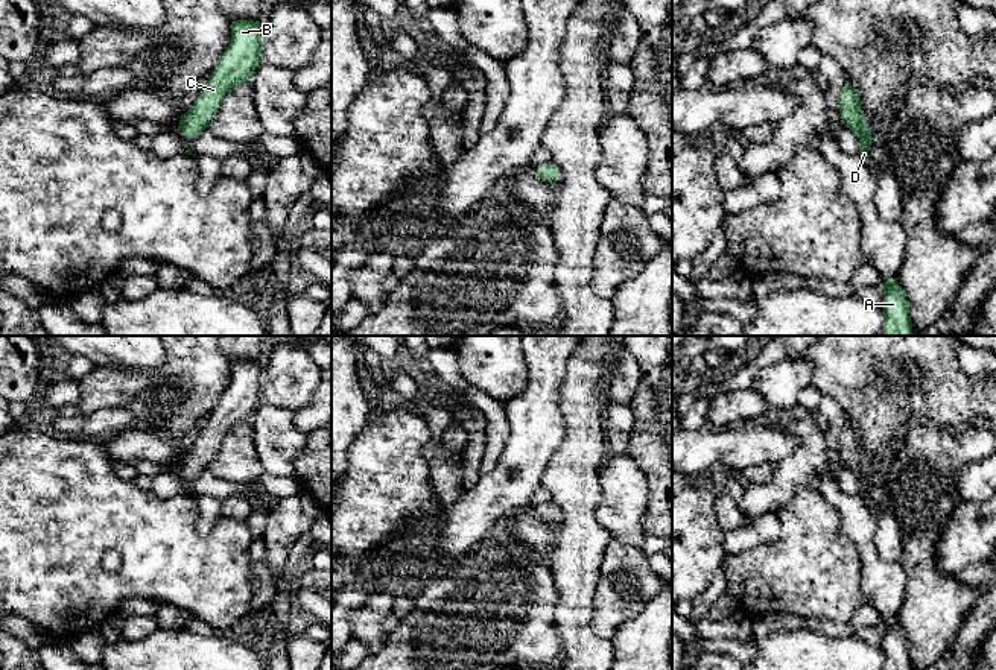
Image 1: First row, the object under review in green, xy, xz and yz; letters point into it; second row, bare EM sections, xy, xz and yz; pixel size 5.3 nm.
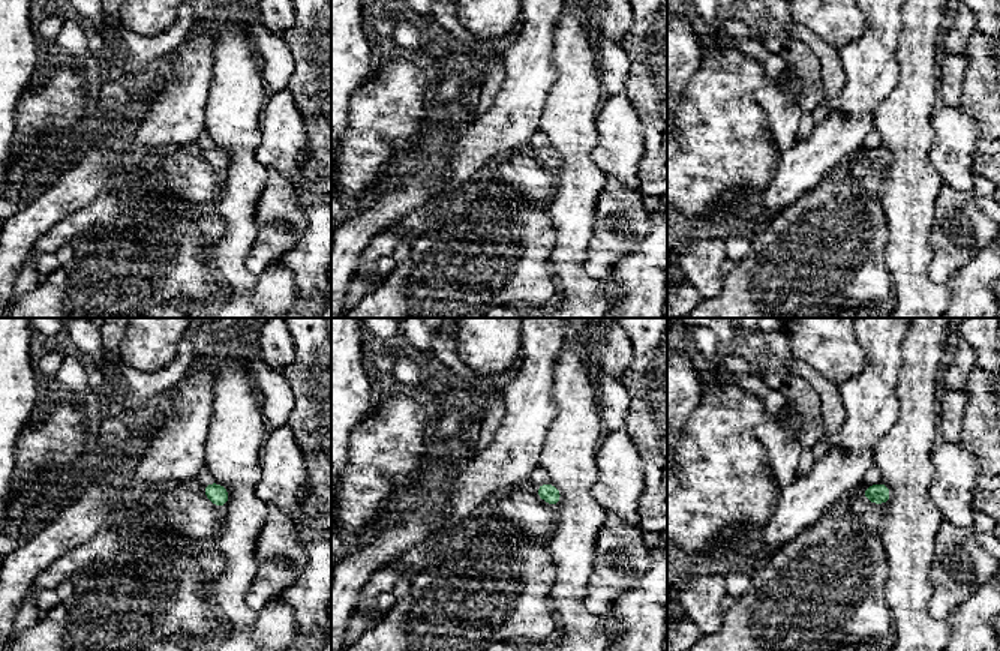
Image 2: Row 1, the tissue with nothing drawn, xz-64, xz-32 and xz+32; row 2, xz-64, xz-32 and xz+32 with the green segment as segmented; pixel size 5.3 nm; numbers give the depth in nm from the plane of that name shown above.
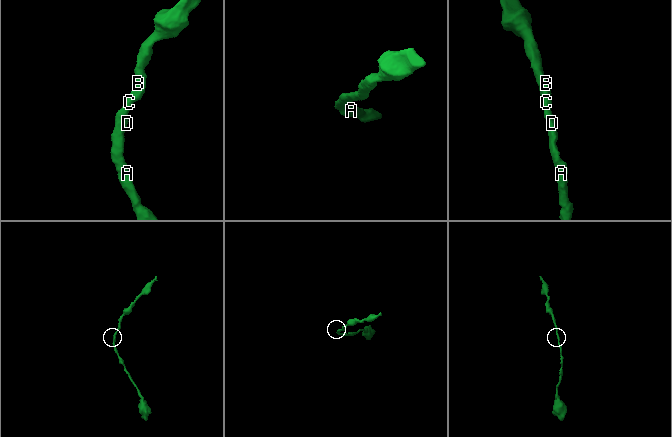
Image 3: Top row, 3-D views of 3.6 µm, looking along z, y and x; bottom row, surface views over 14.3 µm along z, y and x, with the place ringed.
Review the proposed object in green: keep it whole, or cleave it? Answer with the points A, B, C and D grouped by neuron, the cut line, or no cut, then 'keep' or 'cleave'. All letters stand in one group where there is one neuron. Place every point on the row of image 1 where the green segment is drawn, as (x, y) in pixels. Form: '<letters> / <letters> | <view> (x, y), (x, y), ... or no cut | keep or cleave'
A B C D | no cut | keep

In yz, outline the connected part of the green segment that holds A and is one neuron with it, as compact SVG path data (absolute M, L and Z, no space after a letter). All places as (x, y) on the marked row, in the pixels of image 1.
M883 277L885 296L880 308L885 313L883 336L912 336L914 327L908 310L908 298L896 277Z

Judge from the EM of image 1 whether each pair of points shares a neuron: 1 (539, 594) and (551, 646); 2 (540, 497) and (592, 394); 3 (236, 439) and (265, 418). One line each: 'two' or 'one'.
1: one
2: two
3: two

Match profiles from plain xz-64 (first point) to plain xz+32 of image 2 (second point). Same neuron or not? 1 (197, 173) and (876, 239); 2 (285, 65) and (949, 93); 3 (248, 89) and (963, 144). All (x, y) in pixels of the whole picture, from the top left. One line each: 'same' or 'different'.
1: same
2: same
3: different

